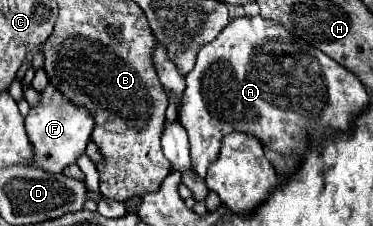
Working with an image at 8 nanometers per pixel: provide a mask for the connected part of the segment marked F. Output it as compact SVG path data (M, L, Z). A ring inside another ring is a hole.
M46 86L42 92L42 102L30 108L26 116L26 132L34 146L34 160L38 166L50 172L62 172L66 166L74 164L80 154L84 154L86 144L90 142L90 134L94 130L94 120L82 108L74 108L54 86Z

